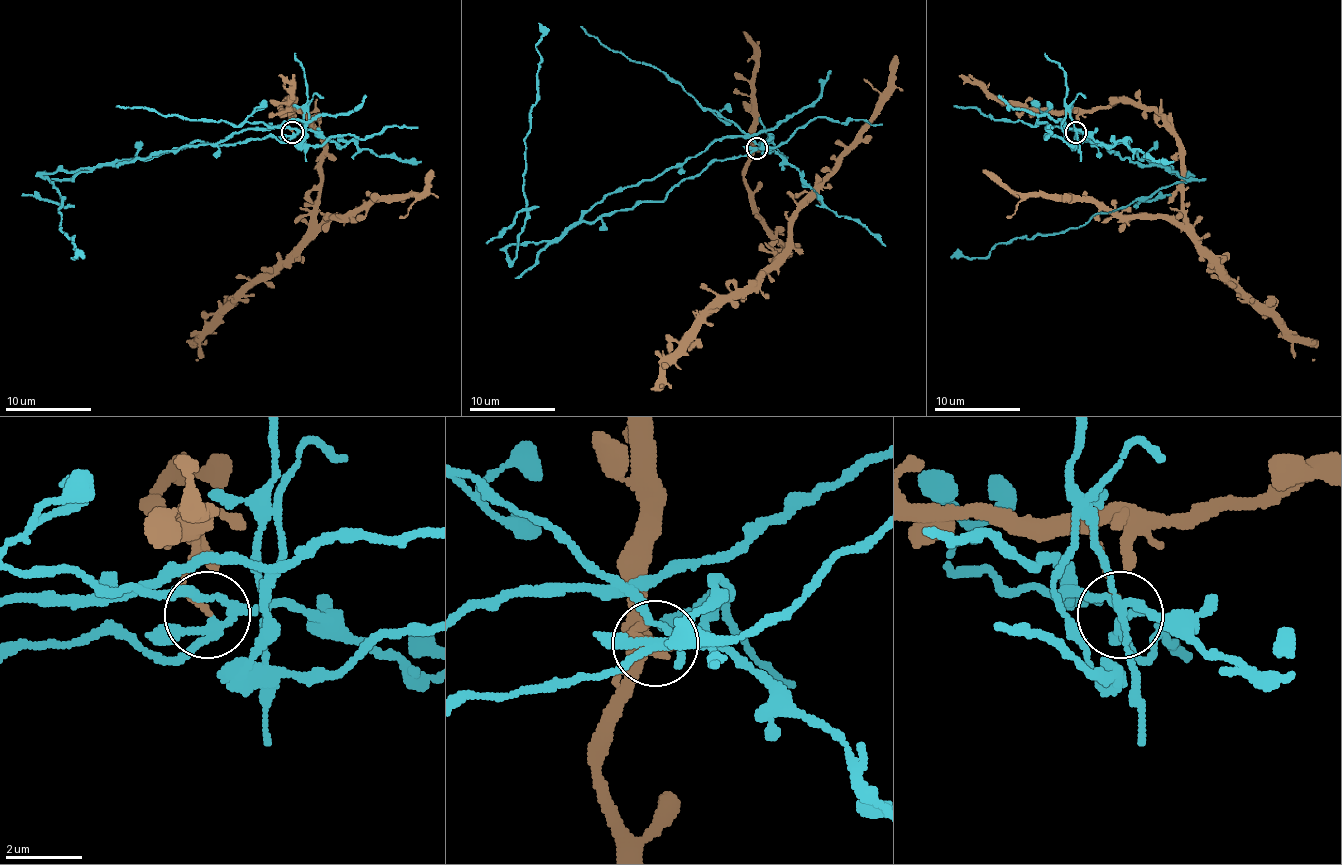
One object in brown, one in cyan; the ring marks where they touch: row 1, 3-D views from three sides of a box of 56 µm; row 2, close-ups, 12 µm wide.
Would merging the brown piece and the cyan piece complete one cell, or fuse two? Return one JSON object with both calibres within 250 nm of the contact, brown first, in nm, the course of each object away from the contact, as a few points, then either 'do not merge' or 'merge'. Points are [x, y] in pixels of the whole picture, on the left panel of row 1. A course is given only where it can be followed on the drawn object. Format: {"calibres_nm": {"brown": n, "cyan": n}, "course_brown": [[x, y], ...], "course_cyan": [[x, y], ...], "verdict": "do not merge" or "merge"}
{"calibres_nm": {"brown": 140, "cyan": 190}, "course_brown": [[293, 132], [280, 106], [286, 102], [323, 140], [318, 224], [353, 217], [372, 200], [417, 196], [430, 170]], "course_cyan": [[293, 132], [284, 142], [198, 140], [147, 159], [44, 172], [61, 196], [59, 230], [72, 236], [74, 258]], "verdict": "do not merge"}

